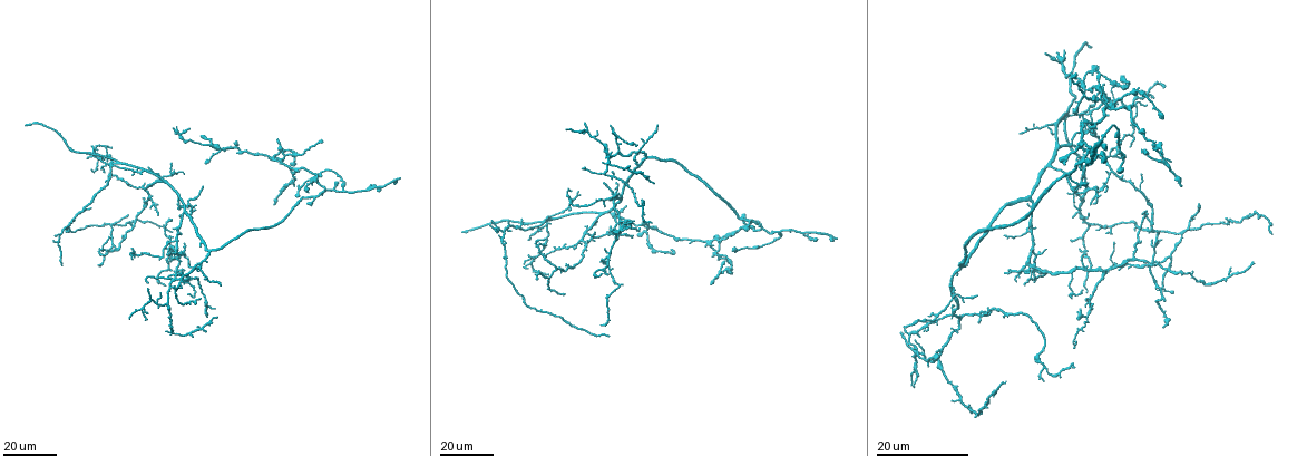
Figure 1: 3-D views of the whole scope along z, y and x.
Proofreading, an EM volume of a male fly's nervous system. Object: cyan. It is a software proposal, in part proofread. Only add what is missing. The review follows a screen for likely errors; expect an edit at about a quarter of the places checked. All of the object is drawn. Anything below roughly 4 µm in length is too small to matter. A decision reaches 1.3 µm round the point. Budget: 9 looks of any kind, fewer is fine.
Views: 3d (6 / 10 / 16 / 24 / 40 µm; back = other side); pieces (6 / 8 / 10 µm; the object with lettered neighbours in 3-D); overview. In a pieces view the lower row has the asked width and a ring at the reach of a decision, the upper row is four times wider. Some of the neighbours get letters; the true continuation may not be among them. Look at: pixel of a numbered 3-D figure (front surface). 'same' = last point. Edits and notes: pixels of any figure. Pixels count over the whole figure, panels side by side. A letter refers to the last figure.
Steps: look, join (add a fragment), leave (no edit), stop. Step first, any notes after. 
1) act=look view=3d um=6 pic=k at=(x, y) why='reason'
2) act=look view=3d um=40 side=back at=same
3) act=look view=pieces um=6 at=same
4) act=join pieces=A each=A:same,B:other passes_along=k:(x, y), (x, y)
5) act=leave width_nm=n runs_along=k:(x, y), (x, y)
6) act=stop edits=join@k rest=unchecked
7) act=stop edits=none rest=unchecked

act=look view=3d um=24 pic=1 at=(584, 123) why='free end'

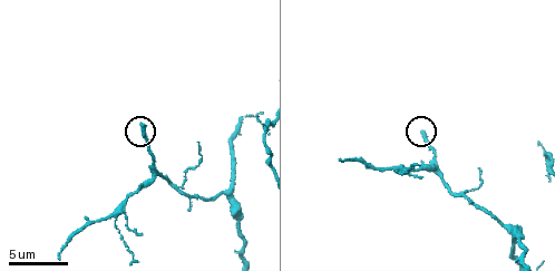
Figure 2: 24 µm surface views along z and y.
act=look view=pieces um=8 pic=2 at=(140, 124) why='what lies round it'

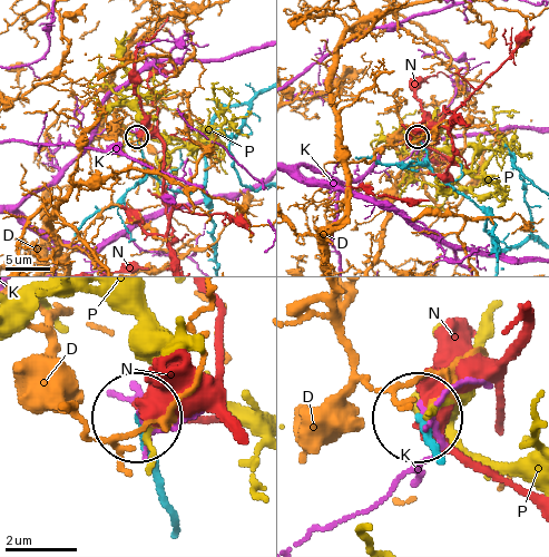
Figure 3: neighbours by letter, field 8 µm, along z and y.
act=leave each=D:other,K:other,N:other,P:other found='none of them fits'

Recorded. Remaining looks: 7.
act=look view=3d um=24 pic=1 at=(173, 171) why='an open end'

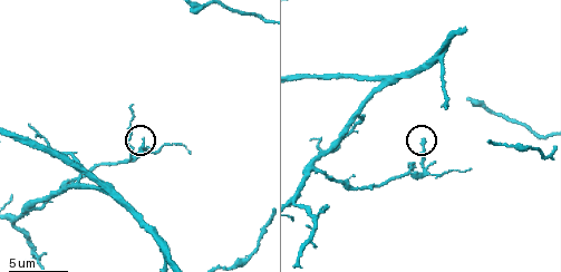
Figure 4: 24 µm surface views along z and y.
act=look view=pieces um=8 pic=4 at=(142, 138)

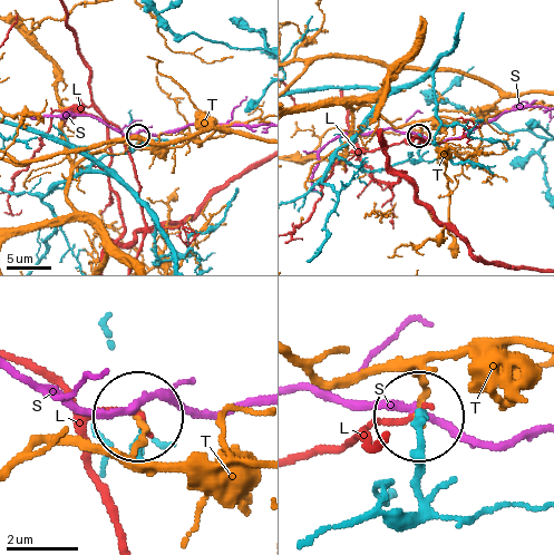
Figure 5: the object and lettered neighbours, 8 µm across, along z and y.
act=leave each=L:other,S:other,T:other found='none of them fits'

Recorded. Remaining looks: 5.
act=look view=3d um=16 pic=1 at=(836, 238) why='end of a long branch'

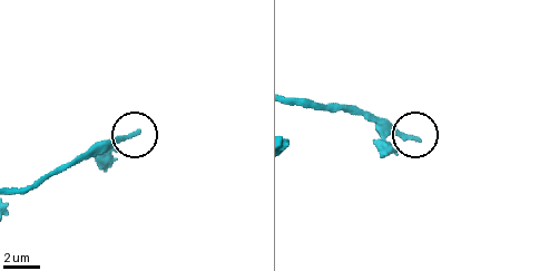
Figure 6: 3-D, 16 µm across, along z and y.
act=look view=pieces um=8 pic=6 at=(417, 138)

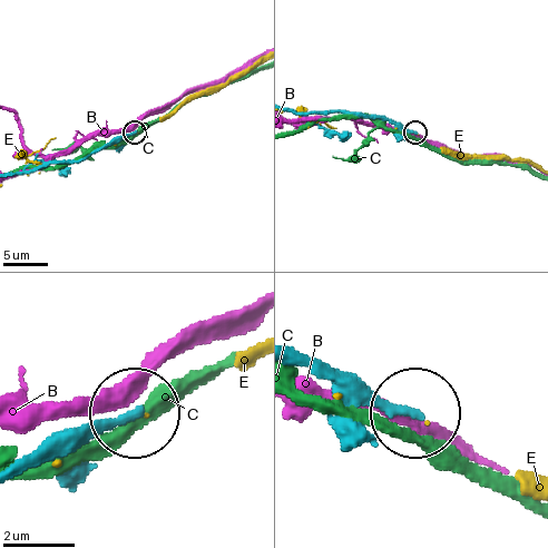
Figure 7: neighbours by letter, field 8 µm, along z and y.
act=leave each=B:other,C:other,E:other runs_along=7:(294, 109), (377, 115), (414, 133) found='no lettered fragment goes on from it'

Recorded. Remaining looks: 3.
act=look view=3d um=24 pic=1 at=(817, 238) why='free end'

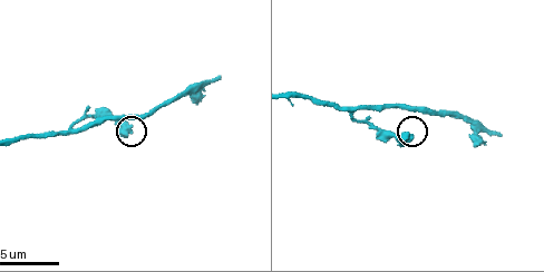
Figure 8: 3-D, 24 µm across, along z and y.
act=look view=pieces um=10 pic=8 at=(126, 134) why='see the neighbours'

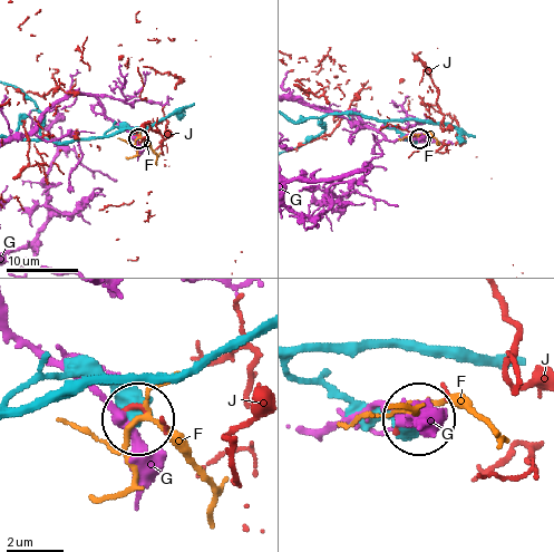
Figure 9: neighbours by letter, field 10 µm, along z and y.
act=leave each=F:other,G:other,J:other found='none of them fits'

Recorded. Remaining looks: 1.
act=stop edits=none rest=unchecked

